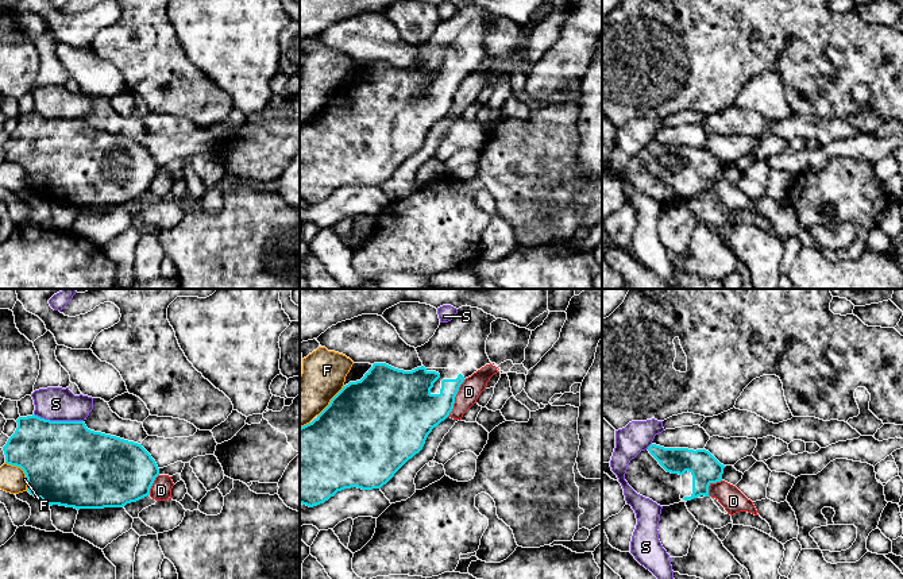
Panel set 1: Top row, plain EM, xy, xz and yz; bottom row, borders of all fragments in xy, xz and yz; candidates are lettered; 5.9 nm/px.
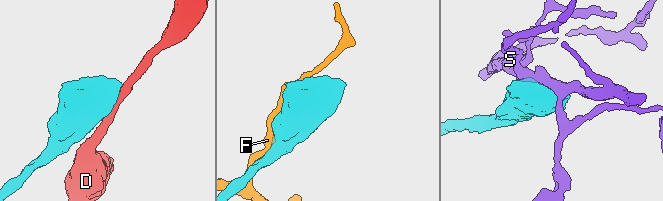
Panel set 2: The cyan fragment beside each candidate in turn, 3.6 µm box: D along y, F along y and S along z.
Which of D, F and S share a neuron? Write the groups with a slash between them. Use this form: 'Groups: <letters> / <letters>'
Groups: D / F / S

